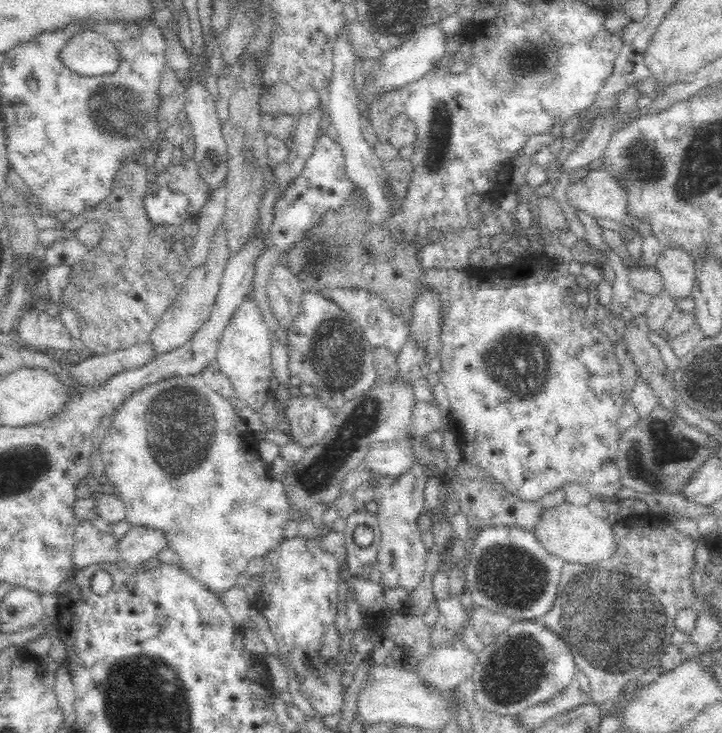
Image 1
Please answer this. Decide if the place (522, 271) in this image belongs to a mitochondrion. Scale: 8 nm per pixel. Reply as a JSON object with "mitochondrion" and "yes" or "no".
{"mitochondrion":"no"}

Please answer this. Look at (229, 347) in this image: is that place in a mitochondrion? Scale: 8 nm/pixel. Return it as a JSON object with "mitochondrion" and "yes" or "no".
{"mitochondrion":"no"}

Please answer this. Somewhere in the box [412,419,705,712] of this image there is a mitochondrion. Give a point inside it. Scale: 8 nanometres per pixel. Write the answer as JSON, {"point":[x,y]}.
{"point":[632,638]}

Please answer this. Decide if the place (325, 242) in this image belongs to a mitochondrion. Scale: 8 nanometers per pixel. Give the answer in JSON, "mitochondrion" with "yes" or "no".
{"mitochondrion":"yes"}

